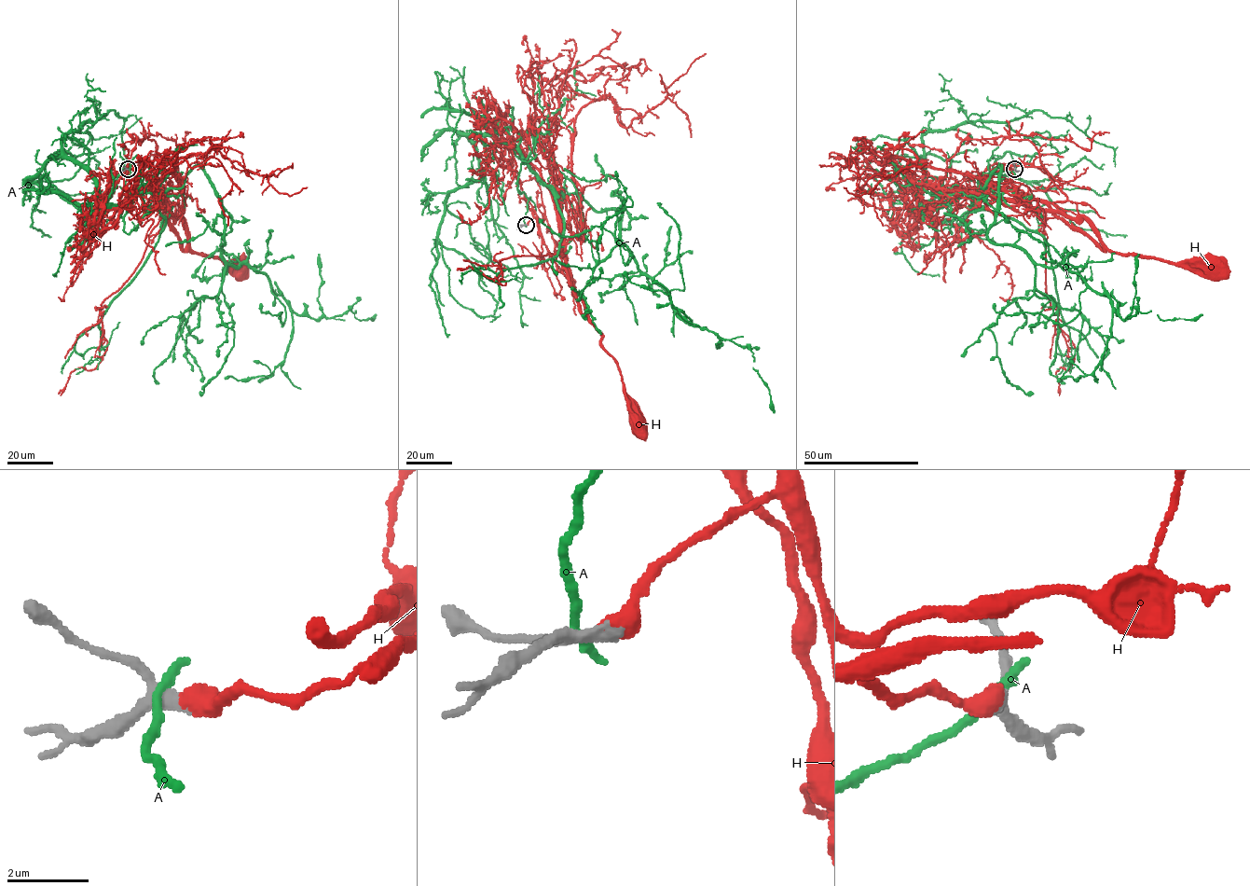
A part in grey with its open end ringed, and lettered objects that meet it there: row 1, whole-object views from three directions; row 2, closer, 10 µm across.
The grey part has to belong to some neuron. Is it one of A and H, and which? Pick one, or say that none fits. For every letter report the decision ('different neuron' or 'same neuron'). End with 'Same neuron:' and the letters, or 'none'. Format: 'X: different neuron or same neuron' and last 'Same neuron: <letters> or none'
A: different neuron
H: same neuron
Same neuron: H

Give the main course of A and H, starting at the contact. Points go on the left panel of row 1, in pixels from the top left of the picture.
A: (126, 169), (122, 217), (199, 166), (232, 221), (228, 263), (298, 314), (376, 314)
H: (128, 169), (152, 170), (167, 197), (163, 202), (185, 224), (195, 252), (239, 265)

